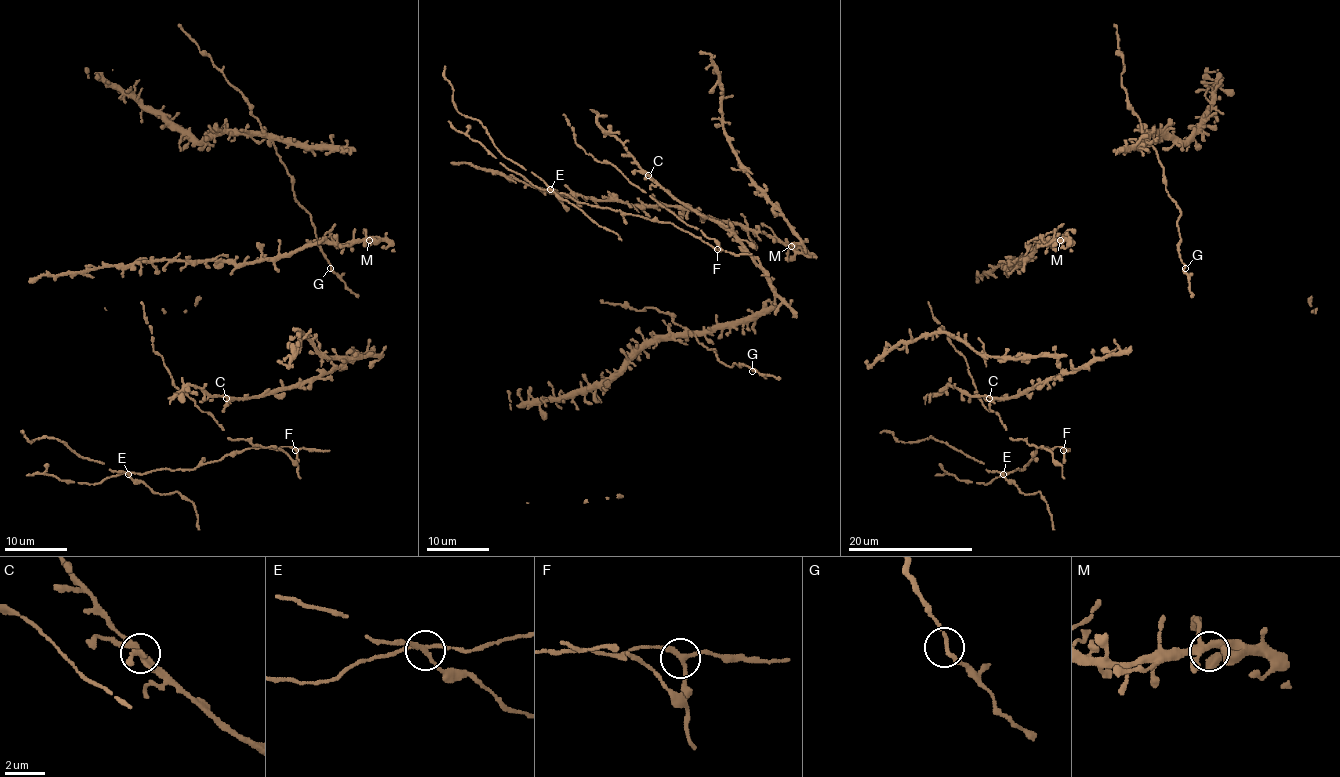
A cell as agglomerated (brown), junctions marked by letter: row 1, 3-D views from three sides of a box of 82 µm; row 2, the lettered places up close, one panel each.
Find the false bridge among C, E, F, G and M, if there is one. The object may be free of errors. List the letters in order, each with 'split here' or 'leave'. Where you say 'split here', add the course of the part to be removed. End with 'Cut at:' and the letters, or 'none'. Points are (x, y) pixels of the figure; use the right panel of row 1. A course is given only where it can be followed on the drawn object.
C: leave
E: leave
F: leave
G: leave
M: leave
Cut at: none

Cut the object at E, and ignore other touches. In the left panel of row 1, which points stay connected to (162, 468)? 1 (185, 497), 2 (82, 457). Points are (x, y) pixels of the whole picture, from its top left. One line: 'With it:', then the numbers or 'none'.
With it: none

